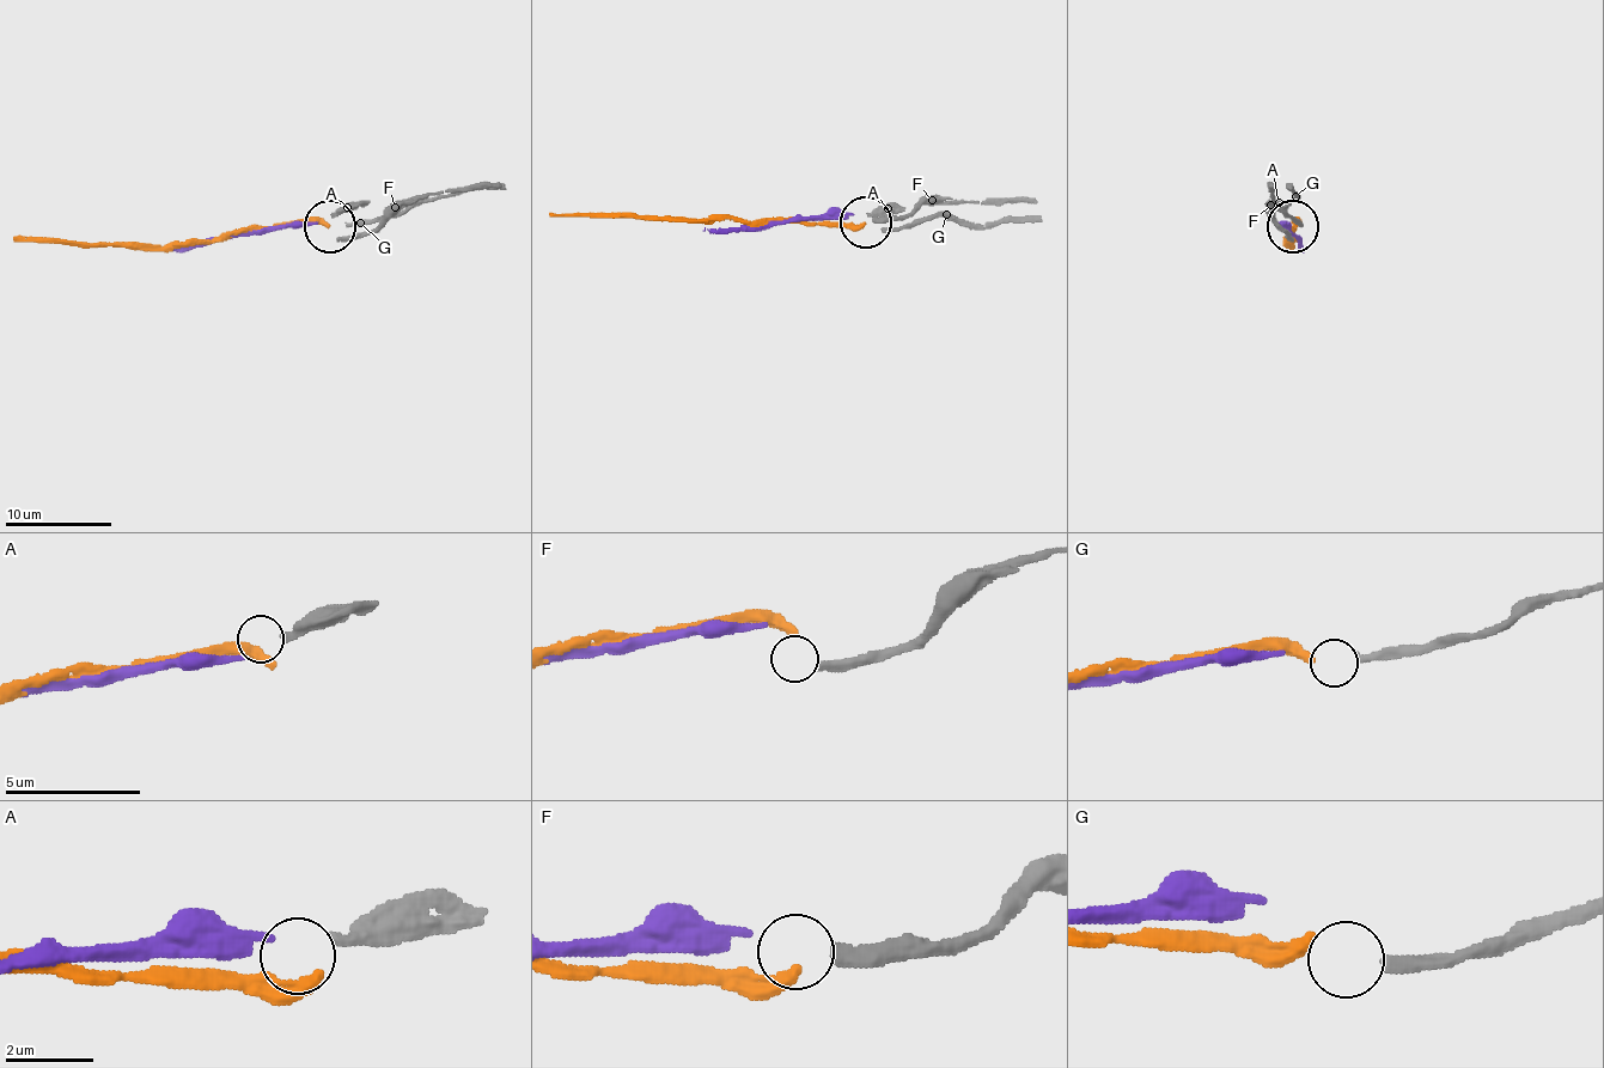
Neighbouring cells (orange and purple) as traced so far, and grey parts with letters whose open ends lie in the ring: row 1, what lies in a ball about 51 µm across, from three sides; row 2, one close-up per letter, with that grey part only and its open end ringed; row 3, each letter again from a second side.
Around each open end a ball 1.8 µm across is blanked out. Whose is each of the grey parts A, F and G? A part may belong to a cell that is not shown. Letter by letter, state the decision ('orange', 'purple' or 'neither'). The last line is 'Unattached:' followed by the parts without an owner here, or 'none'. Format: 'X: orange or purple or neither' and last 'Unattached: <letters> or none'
A: neither
F: neither
G: orange
Unattached: A, F

